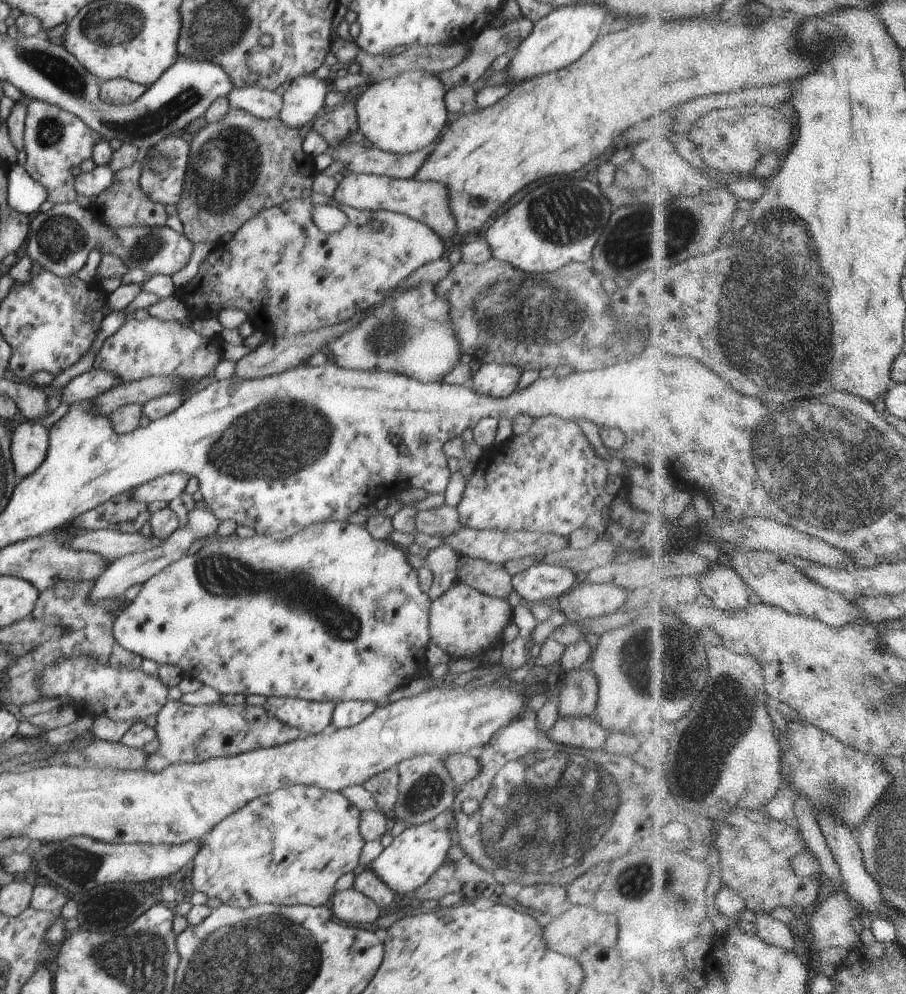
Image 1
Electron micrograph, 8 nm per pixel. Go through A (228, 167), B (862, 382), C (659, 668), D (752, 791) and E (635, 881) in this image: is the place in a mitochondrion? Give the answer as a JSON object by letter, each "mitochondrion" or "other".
{"A":"mitochondrion","B":"other","C":"mitochondrion","D":"other","E":"mitochondrion"}

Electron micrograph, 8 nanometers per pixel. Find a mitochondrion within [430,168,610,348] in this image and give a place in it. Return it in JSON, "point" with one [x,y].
{"point":[551,213]}

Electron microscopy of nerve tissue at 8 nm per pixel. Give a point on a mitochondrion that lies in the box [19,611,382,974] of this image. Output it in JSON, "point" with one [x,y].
{"point":[77,866]}

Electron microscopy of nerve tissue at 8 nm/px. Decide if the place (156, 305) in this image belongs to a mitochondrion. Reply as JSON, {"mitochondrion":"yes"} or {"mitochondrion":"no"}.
{"mitochondrion":"no"}

